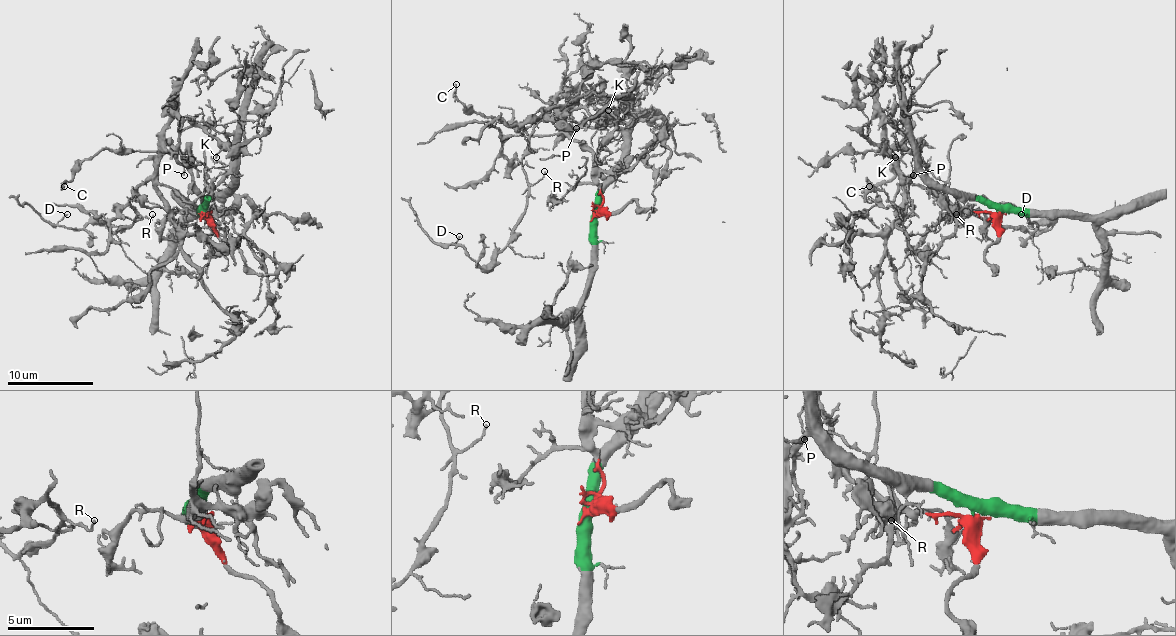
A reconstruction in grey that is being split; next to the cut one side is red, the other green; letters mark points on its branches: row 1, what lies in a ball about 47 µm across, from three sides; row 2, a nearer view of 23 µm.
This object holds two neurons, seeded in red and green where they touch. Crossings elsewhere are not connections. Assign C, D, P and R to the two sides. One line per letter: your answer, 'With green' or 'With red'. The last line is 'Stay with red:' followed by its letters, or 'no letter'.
C: With red
D: With red
P: With red
R: With red
Stay with red: C, D, P, R

